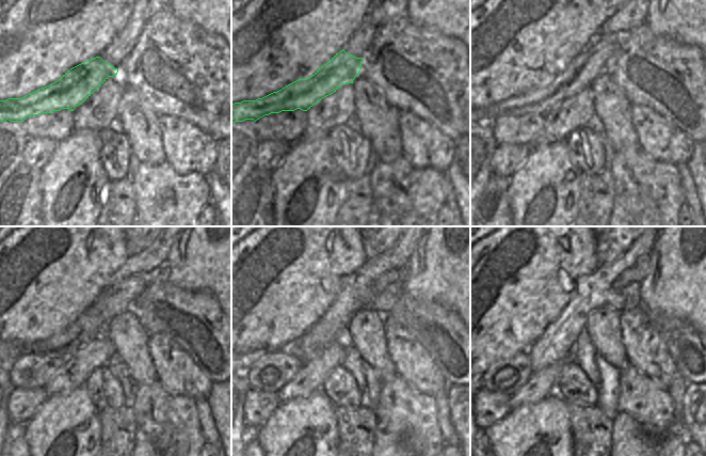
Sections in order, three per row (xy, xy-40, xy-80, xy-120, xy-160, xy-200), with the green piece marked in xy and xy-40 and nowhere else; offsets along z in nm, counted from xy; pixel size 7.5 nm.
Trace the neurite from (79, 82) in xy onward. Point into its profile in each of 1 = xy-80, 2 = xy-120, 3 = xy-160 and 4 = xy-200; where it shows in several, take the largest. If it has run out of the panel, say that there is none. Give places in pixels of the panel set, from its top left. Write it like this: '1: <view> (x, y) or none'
1: xy-80 (586, 66)
2: xy-120 (122, 297)
3: xy-160 (386, 279)
4: xy-200 (632, 274)

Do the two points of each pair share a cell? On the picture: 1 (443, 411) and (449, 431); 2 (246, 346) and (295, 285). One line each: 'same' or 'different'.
1: same
2: same

